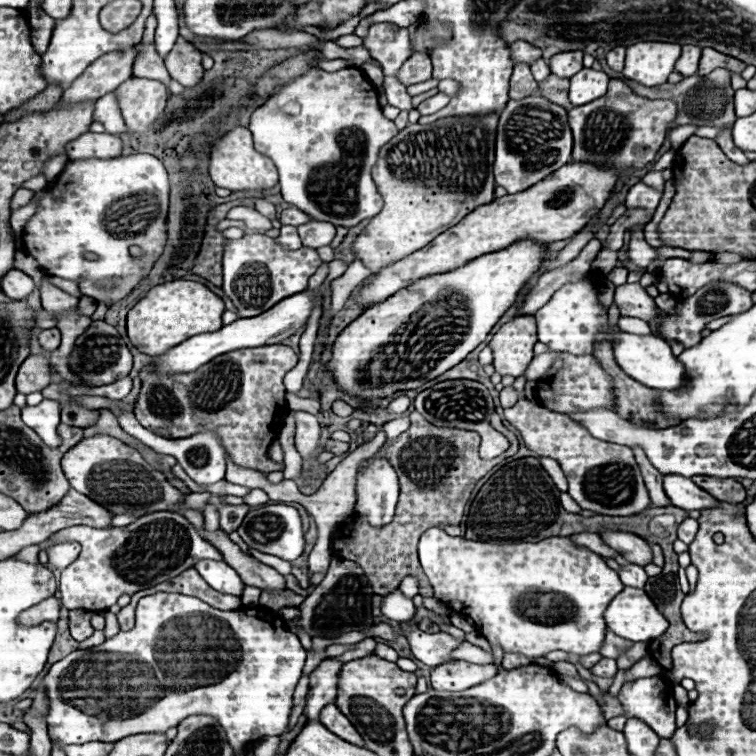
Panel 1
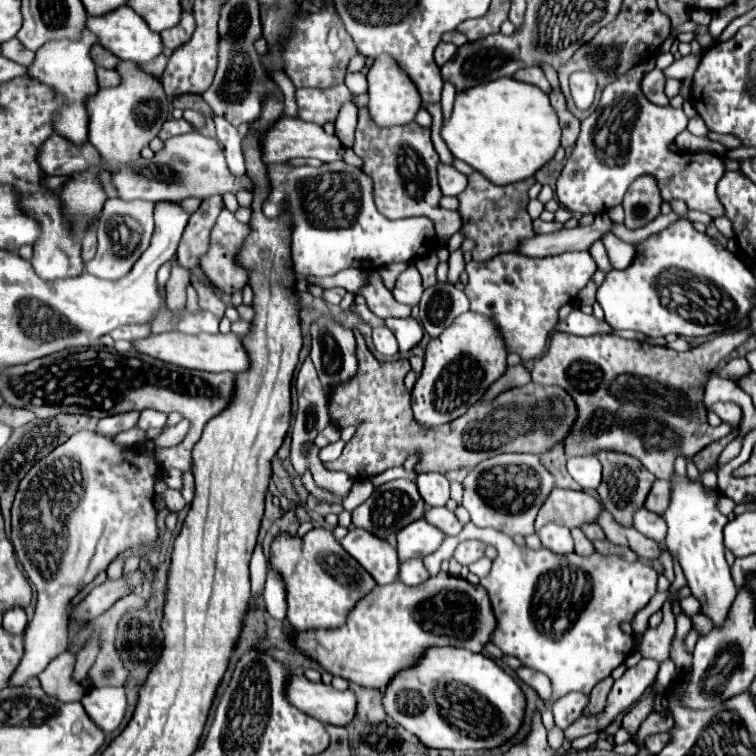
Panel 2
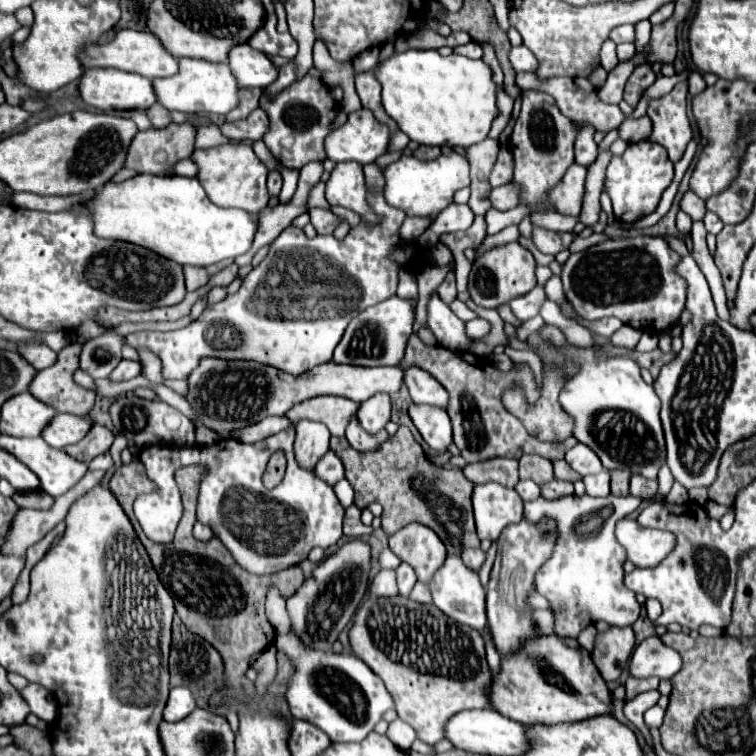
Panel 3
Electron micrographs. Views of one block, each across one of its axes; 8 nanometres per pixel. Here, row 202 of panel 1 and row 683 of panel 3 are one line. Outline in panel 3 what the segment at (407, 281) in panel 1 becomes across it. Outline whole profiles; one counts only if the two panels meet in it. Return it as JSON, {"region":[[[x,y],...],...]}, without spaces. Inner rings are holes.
{"region":[[[534,636],[516,652],[502,656],[498,674],[490,682],[490,706],[502,716],[530,724],[560,724],[610,714],[612,694],[594,668],[590,654],[572,638]]]}

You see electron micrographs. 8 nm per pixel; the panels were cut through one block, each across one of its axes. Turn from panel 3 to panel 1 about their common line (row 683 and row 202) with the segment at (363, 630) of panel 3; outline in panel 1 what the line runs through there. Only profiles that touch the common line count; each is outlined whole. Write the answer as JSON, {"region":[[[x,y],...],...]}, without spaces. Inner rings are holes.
{"region":[[[454,116],[450,120],[436,120],[434,124],[428,124],[428,126],[422,126],[422,124],[408,124],[404,130],[400,130],[386,146],[380,148],[380,158],[376,162],[376,166],[372,168],[372,178],[378,186],[378,192],[382,194],[382,200],[384,200],[384,208],[380,210],[380,214],[376,214],[374,218],[370,218],[370,224],[356,236],[354,244],[352,244],[352,254],[354,258],[358,258],[370,272],[378,272],[380,268],[388,266],[388,264],[394,264],[396,260],[402,260],[404,256],[416,252],[418,248],[424,248],[426,244],[430,244],[436,236],[440,236],[442,232],[446,232],[448,228],[452,228],[454,224],[458,224],[464,216],[468,216],[470,212],[474,212],[478,206],[484,206],[484,204],[490,204],[494,200],[494,176],[492,176],[492,162],[494,162],[494,142],[496,142],[496,124],[498,124],[498,116],[470,116],[470,118],[464,118],[464,116]]]}

